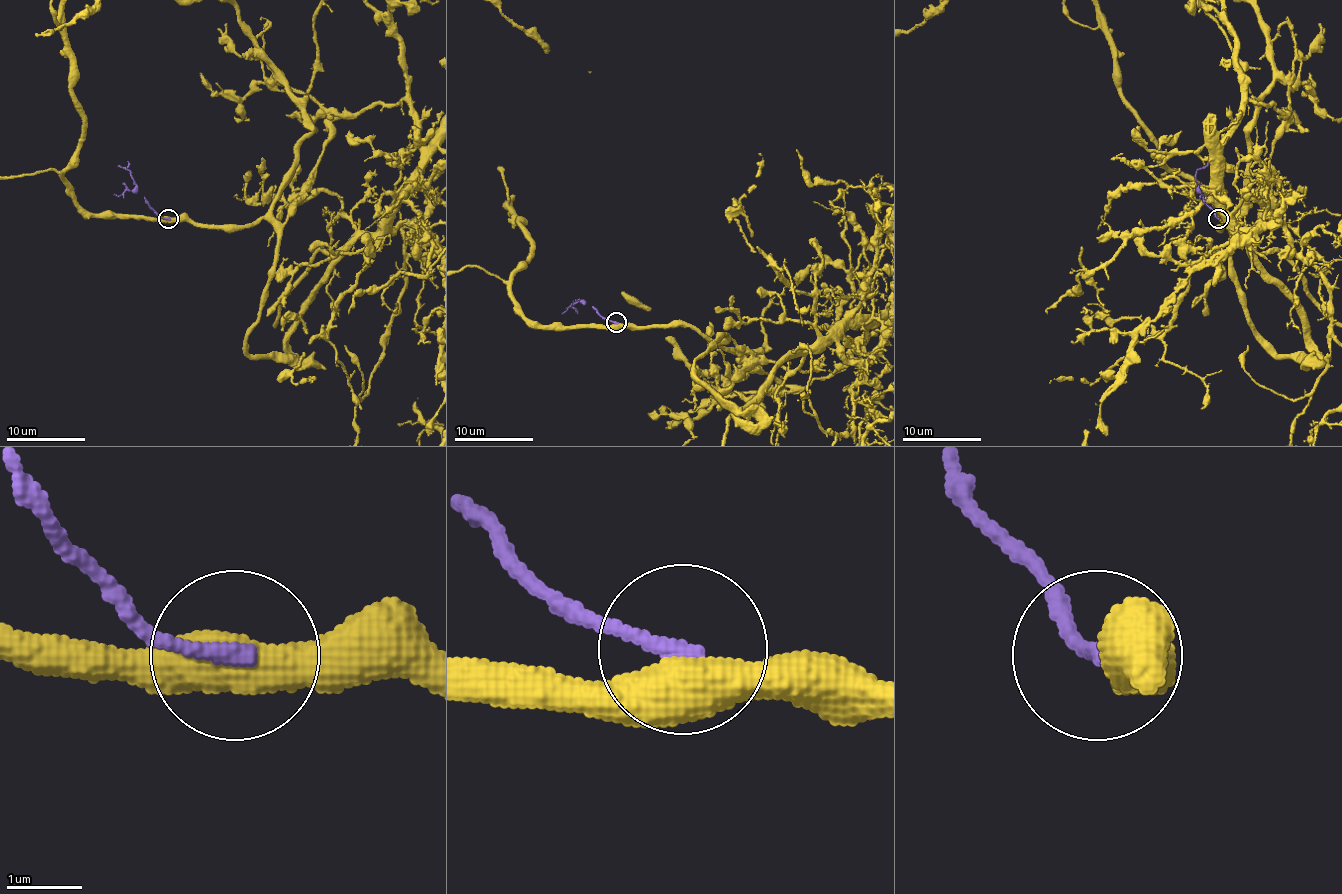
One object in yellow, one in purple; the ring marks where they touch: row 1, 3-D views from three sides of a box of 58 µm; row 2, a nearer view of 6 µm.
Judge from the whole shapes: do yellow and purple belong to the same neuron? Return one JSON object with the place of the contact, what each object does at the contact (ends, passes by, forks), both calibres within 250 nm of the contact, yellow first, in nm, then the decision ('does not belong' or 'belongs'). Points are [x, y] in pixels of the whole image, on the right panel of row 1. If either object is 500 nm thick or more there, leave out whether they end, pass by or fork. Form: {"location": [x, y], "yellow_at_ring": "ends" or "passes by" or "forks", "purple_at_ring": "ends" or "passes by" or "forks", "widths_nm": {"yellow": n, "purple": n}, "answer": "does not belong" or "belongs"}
{"location": [1218, 218], "widths_nm": {"yellow": 500, "purple": 220}, "answer": "does not belong"}

